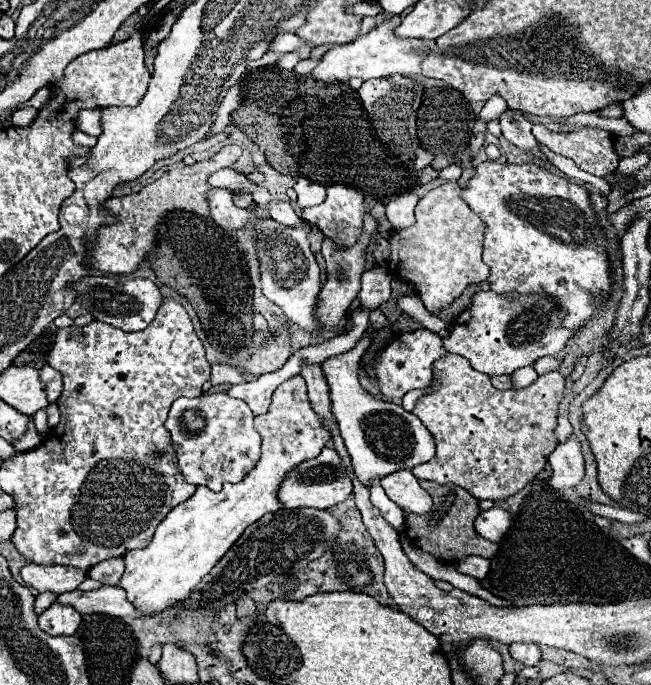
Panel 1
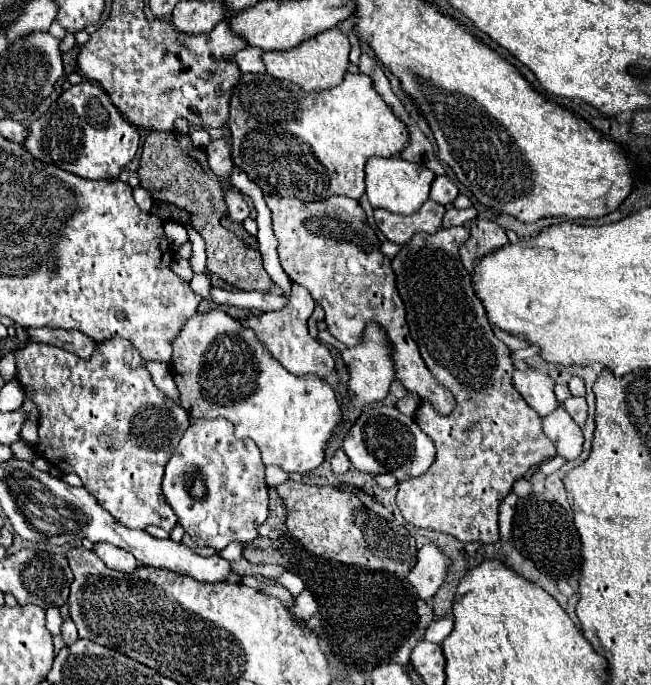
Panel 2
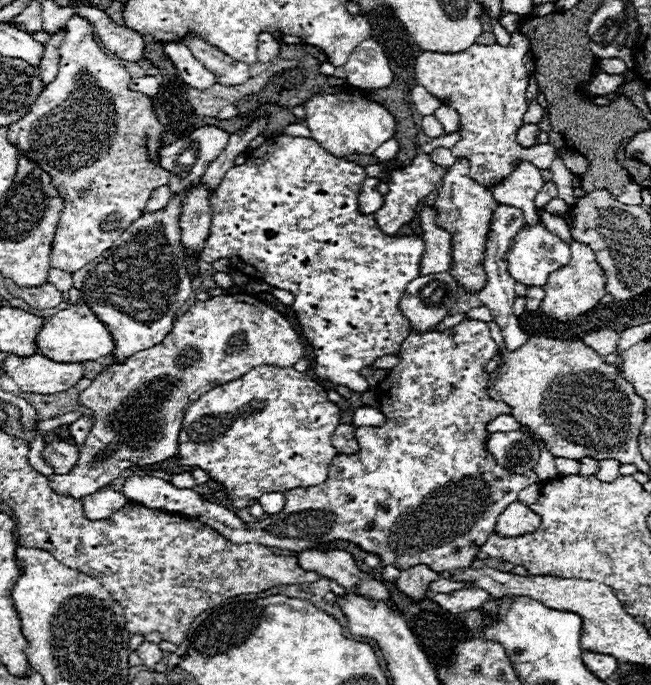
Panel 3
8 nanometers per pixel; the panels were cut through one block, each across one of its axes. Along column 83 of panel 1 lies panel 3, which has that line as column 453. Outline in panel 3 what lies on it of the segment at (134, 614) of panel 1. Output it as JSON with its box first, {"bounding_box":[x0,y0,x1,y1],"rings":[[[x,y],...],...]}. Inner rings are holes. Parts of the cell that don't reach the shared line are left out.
{"bounding_box":[430,588,490,614],"rings":[[[464,588],[464,590],[454,590],[450,594],[430,594],[430,596],[438,606],[442,606],[452,614],[480,608],[486,600],[490,600],[488,592],[478,588]]]}

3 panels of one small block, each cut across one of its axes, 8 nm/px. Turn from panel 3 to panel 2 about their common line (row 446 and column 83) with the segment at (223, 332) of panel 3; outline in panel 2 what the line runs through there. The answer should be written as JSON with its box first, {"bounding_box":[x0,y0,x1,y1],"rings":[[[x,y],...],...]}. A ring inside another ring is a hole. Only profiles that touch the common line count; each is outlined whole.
{"bounding_box":[24,80,138,180],"rings":[[[84,80],[66,90],[46,114],[32,122],[24,148],[46,164],[54,164],[82,178],[104,180],[106,176],[116,178],[122,166],[134,158],[138,140],[138,132],[122,118],[108,94],[100,86]]]}

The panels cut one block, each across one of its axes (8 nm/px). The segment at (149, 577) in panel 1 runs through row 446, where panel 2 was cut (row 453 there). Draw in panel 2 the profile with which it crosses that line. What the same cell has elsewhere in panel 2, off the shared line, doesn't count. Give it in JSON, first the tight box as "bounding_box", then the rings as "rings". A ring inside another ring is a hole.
{"bounding_box":[170,308,340,474],"rings":[[[218,308],[190,316],[180,334],[172,340],[172,348],[174,352],[170,370],[180,392],[178,402],[188,412],[190,422],[196,418],[230,420],[236,428],[236,438],[252,438],[256,442],[262,452],[264,466],[280,466],[288,474],[306,474],[324,462],[324,446],[340,420],[340,408],[334,398],[334,390],[324,380],[316,376],[294,378],[268,354],[252,330],[242,328],[240,322]]]}

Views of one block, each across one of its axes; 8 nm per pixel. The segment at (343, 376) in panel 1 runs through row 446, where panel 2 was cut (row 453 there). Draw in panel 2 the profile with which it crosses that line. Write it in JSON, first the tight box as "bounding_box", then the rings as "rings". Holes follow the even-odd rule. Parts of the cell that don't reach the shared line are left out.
{"bounding_box":[342,406,434,480],"rings":[[[372,406],[364,410],[342,442],[342,450],[356,470],[368,474],[392,474],[396,480],[408,480],[424,474],[434,462],[434,442],[394,406]]]}

